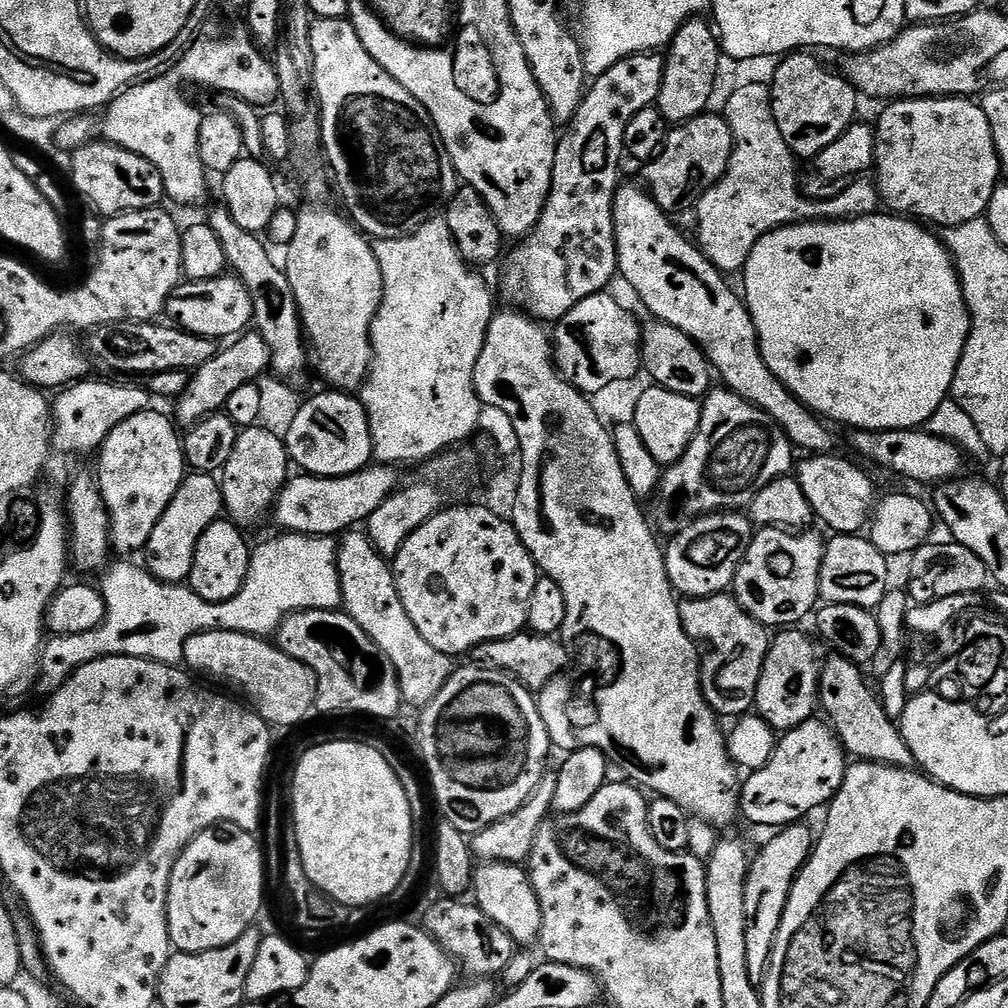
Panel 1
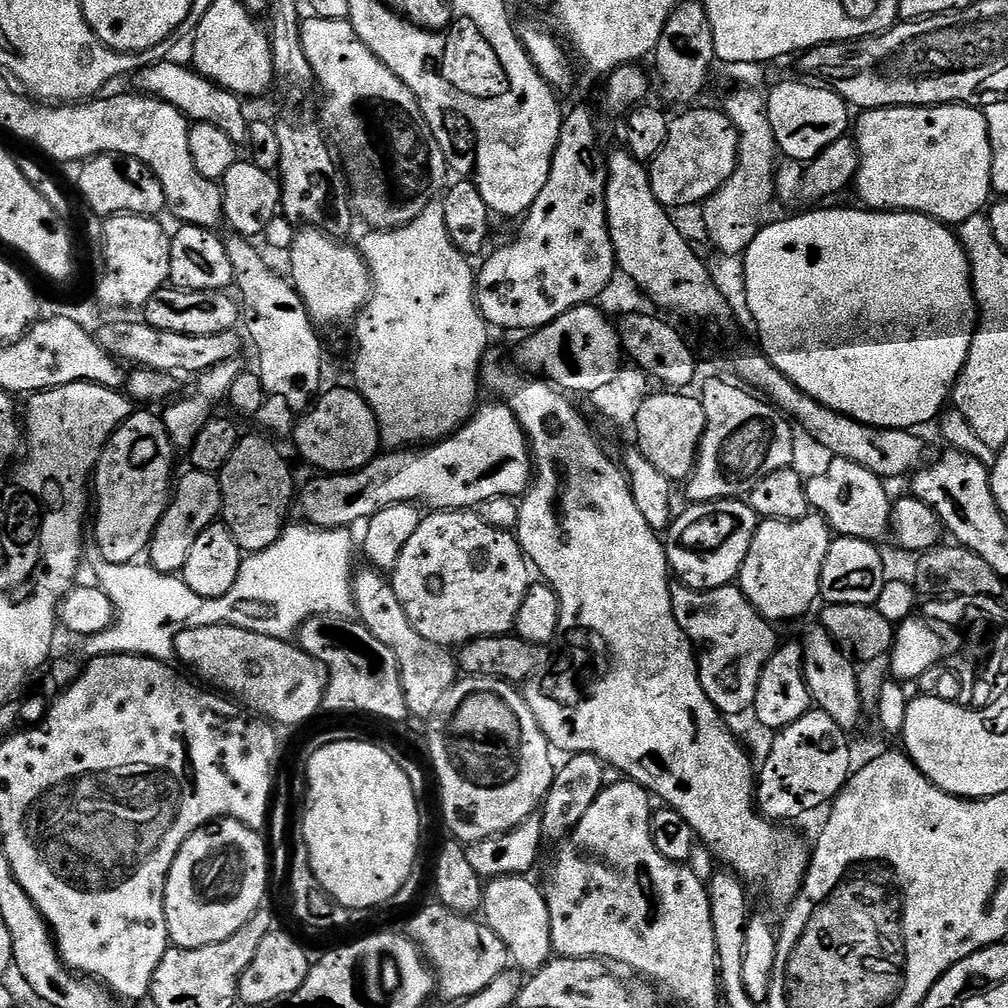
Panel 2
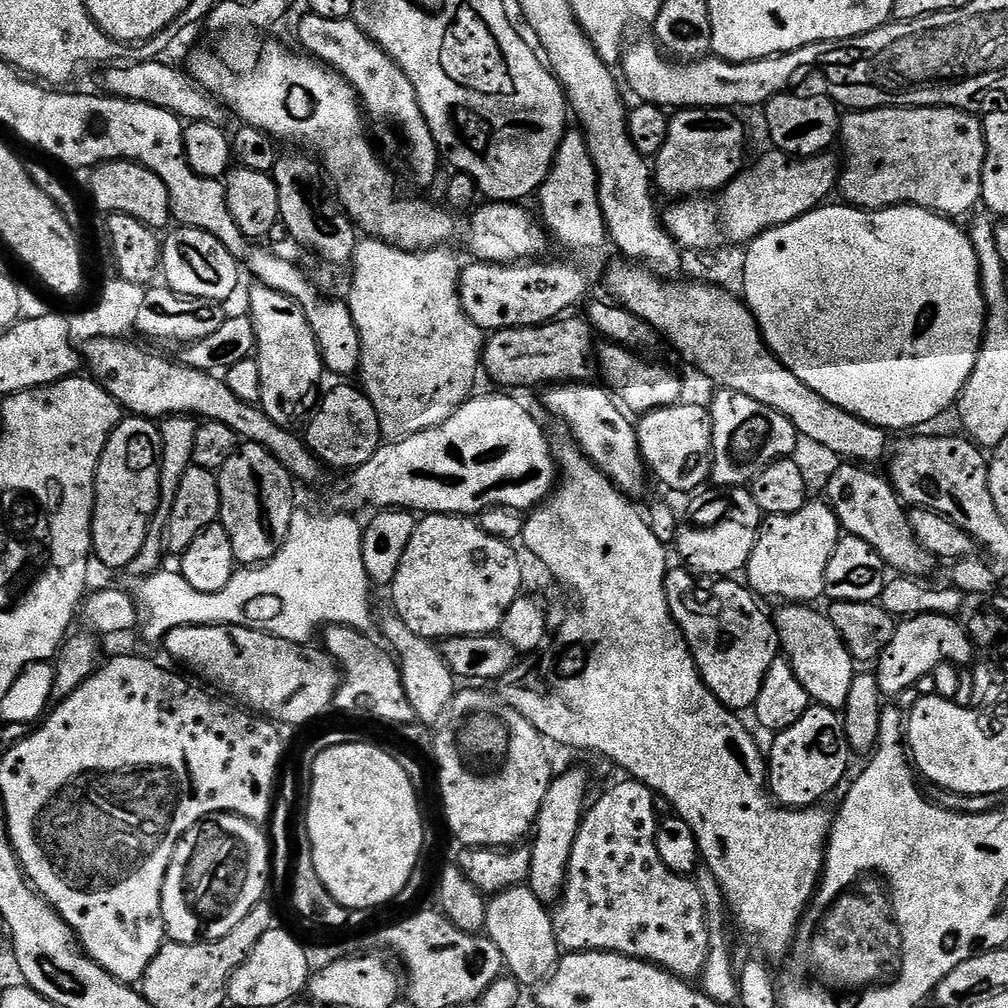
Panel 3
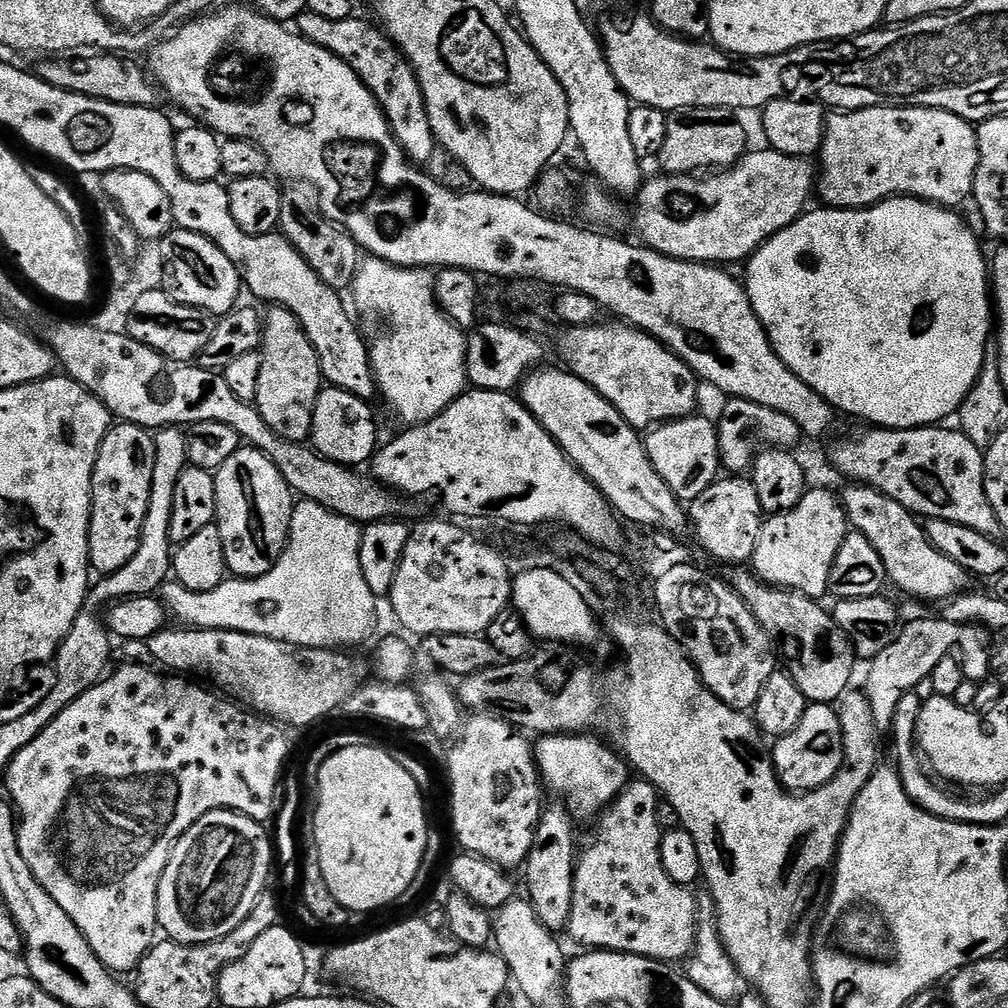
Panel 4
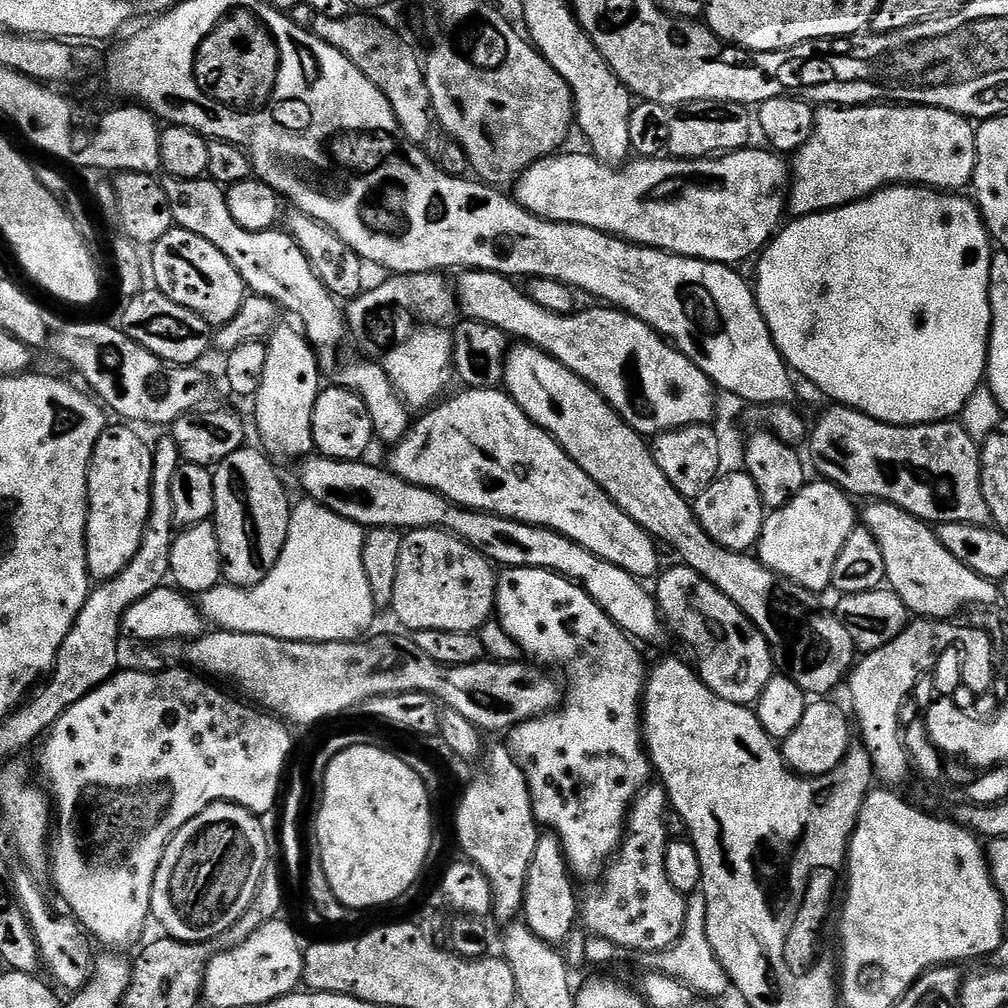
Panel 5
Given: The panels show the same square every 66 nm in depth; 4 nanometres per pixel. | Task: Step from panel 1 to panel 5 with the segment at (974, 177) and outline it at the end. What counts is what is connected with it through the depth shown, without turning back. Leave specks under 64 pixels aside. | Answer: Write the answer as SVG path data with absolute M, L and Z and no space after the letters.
M820 106L814 113L809 140L794 152L796 161L790 164L790 191L786 208L793 217L829 212L831 208L853 204L873 192L897 184L950 193L971 185L976 165L976 128L966 116L923 106Z

